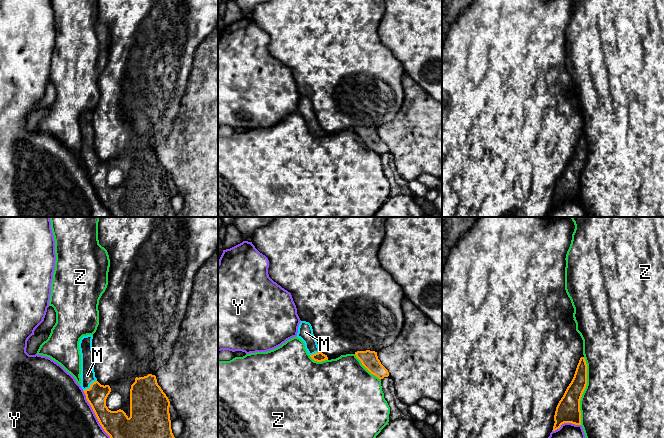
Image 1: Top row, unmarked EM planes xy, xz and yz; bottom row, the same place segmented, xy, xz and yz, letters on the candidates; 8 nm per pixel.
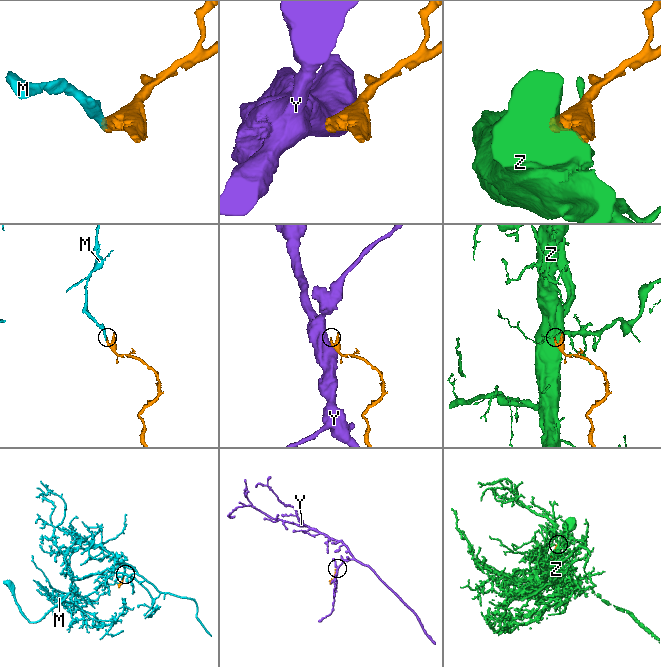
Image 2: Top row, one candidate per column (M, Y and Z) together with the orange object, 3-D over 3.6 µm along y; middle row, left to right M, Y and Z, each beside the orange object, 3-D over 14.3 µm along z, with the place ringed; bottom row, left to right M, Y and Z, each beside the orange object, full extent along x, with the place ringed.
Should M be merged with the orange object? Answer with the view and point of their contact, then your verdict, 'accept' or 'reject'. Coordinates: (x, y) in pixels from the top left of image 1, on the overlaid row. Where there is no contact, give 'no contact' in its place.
xy (90, 386) | accept

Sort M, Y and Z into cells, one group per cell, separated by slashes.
M / Y / Z

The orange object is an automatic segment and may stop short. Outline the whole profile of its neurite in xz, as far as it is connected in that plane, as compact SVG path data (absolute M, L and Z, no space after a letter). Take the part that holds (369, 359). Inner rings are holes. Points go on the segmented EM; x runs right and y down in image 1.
M357 351L356 357L361 361L362 365L373 375L379 379L389 376L388 370L381 364L375 351Z

